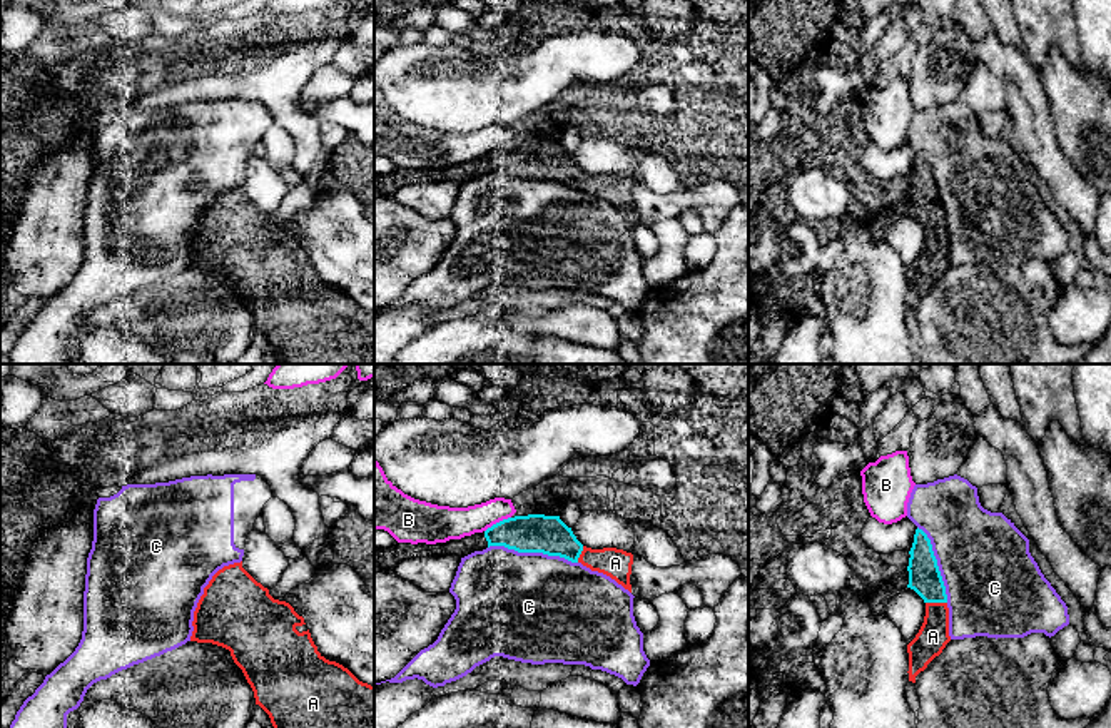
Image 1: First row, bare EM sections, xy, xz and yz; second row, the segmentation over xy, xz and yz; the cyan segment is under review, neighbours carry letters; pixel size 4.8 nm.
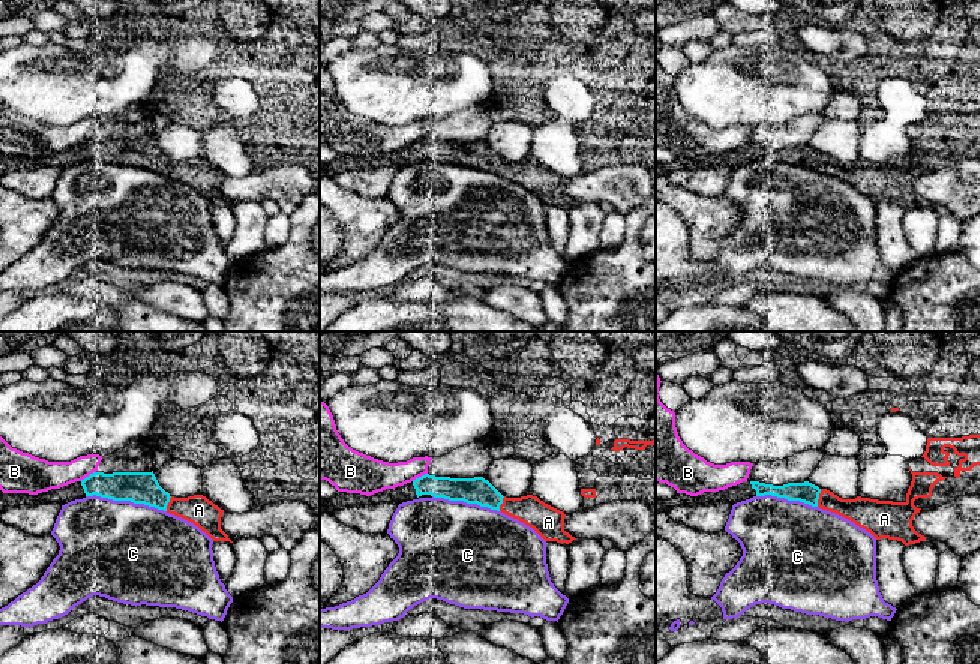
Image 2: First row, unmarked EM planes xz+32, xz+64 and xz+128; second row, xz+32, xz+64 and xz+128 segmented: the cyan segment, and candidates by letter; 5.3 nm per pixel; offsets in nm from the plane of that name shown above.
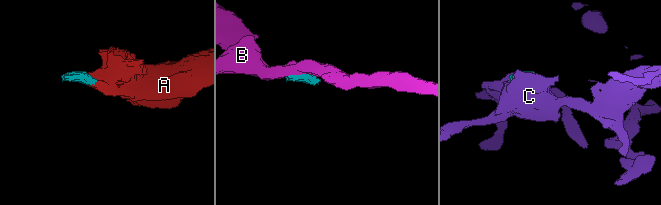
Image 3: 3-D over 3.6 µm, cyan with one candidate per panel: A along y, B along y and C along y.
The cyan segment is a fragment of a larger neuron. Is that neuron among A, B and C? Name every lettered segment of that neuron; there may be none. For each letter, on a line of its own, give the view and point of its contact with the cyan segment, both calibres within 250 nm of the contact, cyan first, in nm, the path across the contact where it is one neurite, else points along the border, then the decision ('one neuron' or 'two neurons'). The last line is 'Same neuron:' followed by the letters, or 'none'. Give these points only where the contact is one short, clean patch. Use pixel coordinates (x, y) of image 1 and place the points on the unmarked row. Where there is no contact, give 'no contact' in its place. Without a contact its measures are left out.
A: meets cyan in yz at (936, 227); 160 nm thick on the cyan side, 150 nm on the other; one neuron
B: meets cyan in xz at (497, 149); 190 nm thick on the cyan side, 170 nm on the other; two neurons
C: meets cyan in xz at (533, 177); 190 nm thick on the cyan side, 500 nm on the other; two neurons
Same neuron: A

